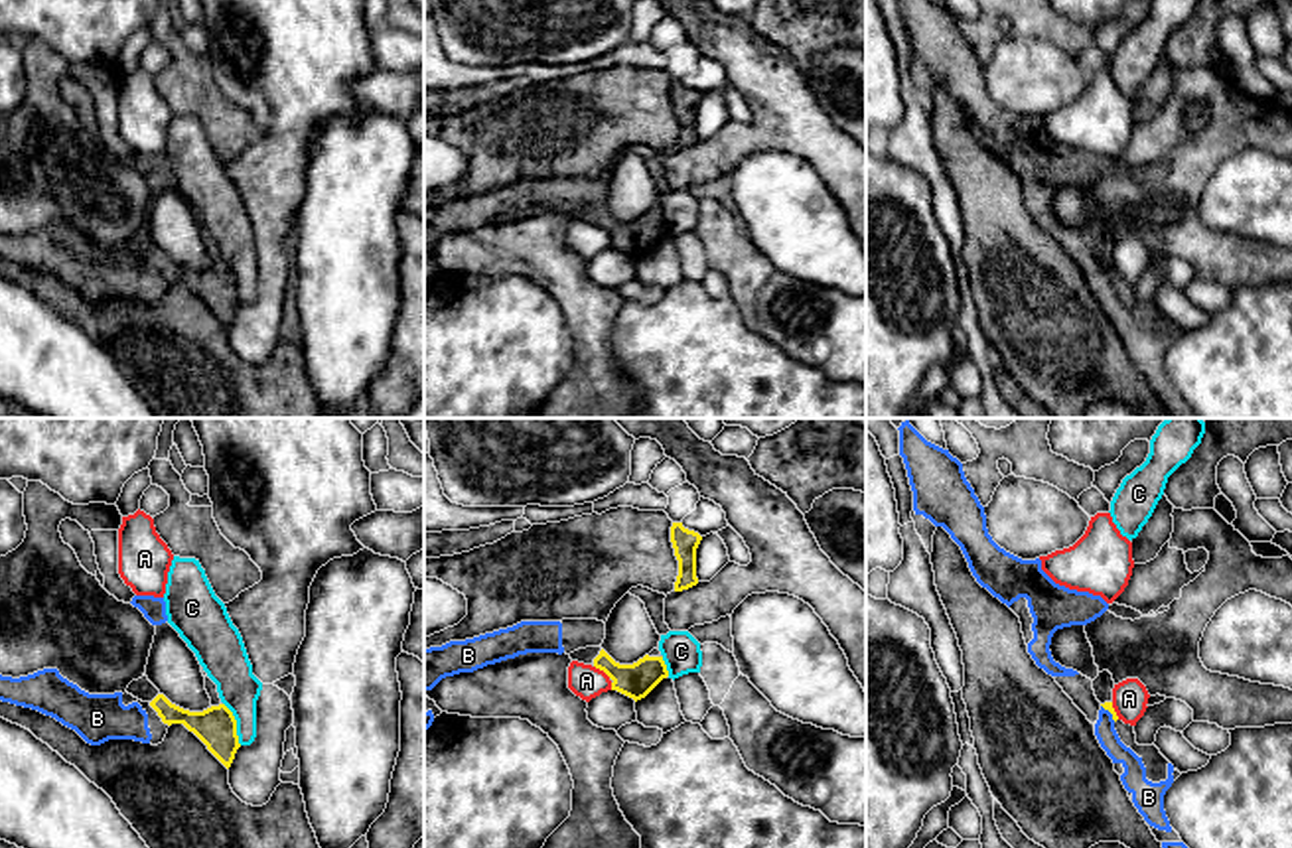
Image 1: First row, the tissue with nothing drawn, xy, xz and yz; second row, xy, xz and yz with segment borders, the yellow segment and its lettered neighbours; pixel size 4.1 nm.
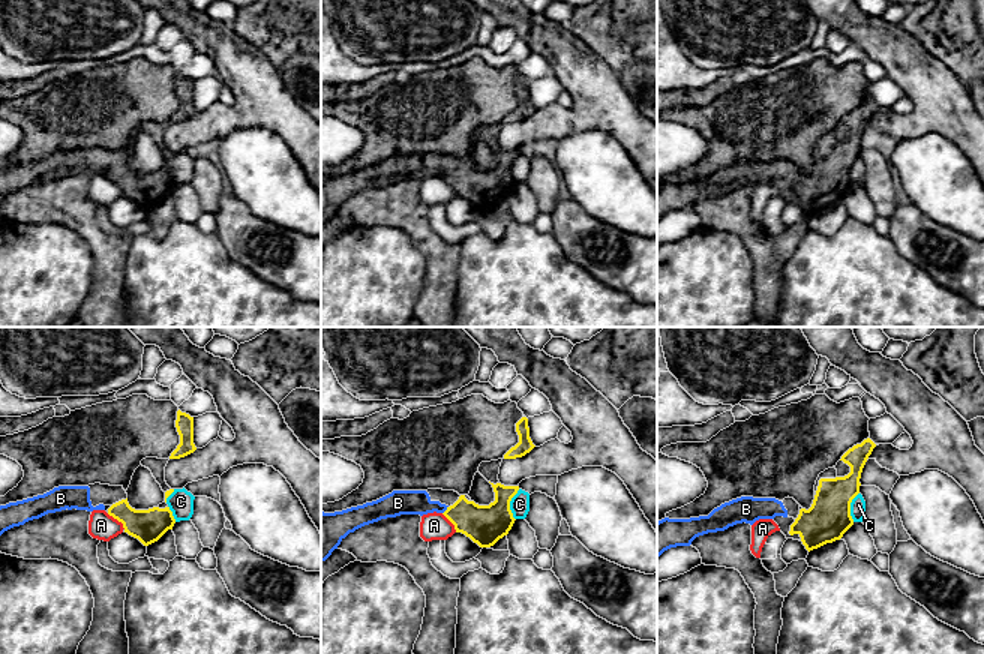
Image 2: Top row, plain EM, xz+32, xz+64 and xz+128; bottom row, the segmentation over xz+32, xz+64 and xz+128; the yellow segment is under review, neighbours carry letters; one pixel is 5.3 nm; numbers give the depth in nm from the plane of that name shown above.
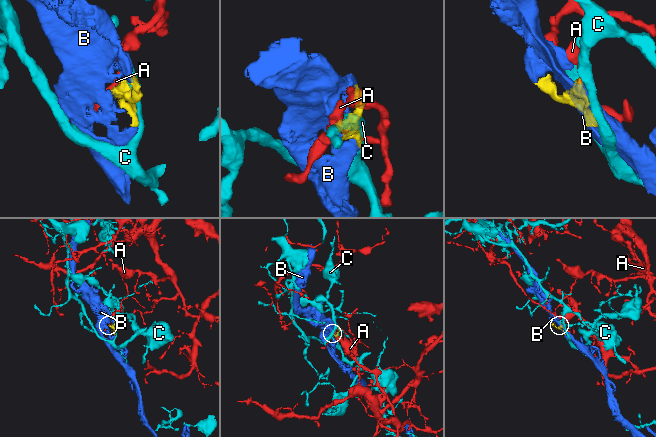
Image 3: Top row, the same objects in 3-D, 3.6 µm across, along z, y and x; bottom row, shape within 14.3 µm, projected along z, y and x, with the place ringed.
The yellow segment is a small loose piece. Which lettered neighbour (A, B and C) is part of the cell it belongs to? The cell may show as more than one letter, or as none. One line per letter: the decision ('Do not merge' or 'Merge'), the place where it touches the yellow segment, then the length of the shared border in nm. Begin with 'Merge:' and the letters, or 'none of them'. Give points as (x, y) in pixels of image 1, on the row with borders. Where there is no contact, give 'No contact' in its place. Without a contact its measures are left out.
Merge: B
A: Do not merge. Touches yellow at xz (602, 669). Shared border 90 nm
B: Merge. Touches yellow at yz (1109, 710). Shared border 90 nm
C: Do not merge. Touches yellow at xy (235, 724). Shared border 190 nm

